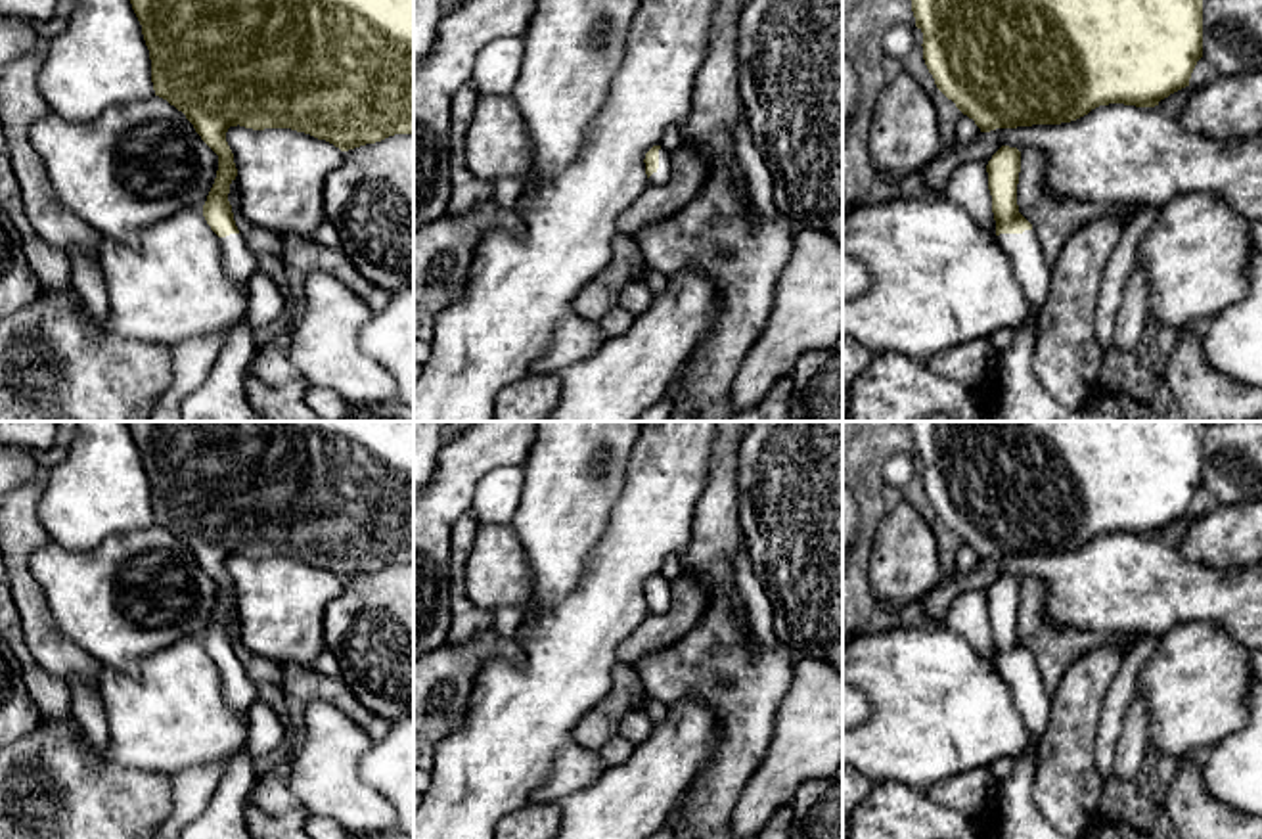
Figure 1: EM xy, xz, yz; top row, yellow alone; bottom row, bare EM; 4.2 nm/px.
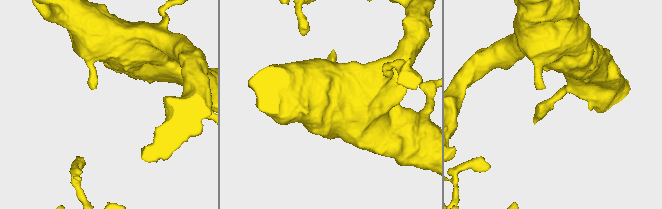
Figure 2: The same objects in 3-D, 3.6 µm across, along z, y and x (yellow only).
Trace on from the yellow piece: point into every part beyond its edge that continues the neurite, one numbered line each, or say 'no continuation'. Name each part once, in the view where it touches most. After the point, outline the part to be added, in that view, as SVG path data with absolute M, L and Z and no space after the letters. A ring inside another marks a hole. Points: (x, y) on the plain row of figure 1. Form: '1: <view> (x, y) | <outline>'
1: yz (1019, 818) | M1034 659L996 667L1030 732L1030 745L1013 760L1013 772L1002 787L998 828L990 839L1072 839L1055 831L1032 801L1036 755L1049 726L1051 695L1042 684Z

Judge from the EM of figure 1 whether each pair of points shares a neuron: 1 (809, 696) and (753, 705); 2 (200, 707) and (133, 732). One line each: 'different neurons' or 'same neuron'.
1: different neurons
2: same neuron

